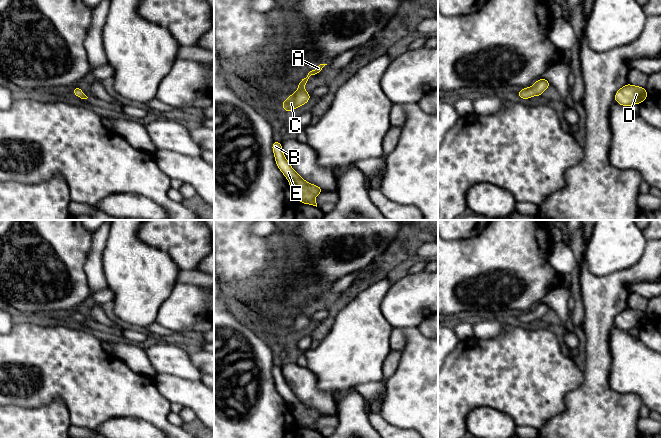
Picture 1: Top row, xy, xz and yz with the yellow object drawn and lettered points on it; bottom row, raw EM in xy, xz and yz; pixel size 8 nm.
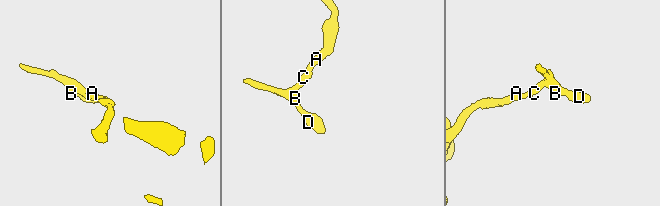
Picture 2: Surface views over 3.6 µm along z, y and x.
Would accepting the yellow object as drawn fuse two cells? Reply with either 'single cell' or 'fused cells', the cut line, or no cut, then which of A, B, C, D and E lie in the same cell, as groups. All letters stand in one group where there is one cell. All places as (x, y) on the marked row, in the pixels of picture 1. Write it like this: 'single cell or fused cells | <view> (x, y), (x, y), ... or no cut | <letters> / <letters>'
single cell | no cut | A B C D E

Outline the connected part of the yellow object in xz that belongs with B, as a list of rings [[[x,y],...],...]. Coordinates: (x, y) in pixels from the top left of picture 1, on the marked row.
[[[274,140],[272,150],[279,170],[287,178],[292,192],[298,197],[300,203],[310,204],[317,207],[315,196],[324,192],[322,188],[308,183],[292,169],[282,151],[282,143]]]

